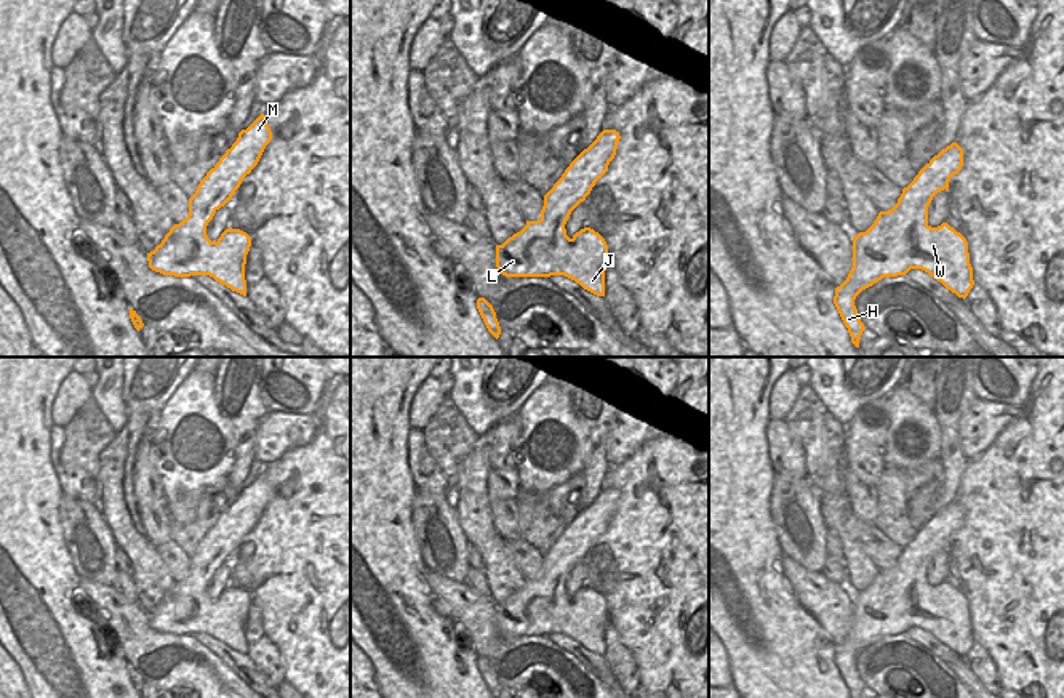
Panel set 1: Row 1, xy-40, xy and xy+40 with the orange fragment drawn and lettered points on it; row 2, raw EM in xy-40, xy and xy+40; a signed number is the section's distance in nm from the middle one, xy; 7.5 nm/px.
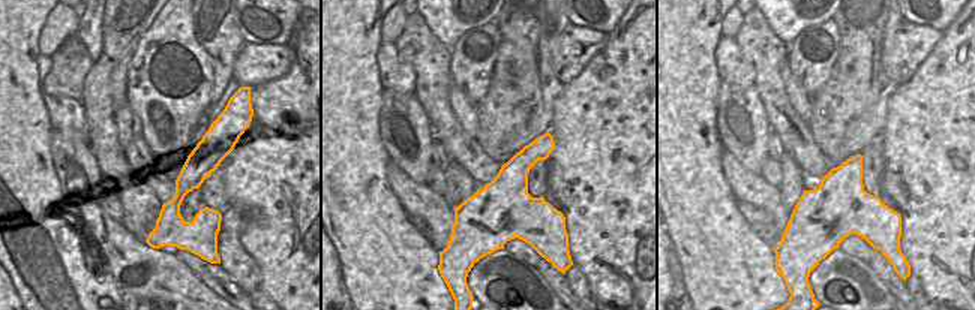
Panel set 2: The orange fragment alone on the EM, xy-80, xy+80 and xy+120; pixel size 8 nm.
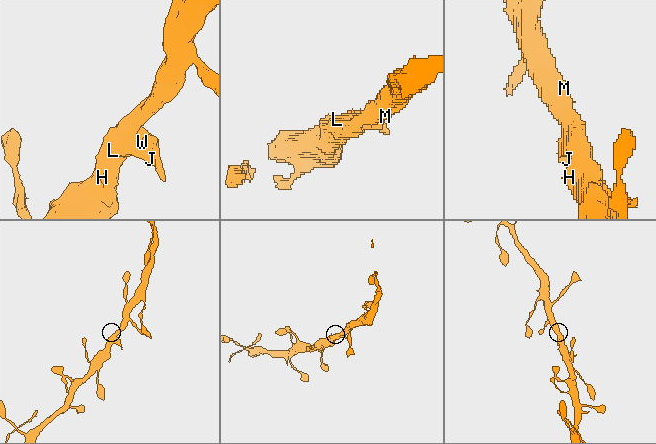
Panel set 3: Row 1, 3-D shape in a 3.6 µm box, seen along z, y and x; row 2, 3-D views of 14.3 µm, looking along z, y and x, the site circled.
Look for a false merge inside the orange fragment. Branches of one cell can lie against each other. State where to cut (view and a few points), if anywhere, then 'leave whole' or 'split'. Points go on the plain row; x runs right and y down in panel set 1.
cut none; leave whole

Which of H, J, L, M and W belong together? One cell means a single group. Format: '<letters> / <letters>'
H J L M W

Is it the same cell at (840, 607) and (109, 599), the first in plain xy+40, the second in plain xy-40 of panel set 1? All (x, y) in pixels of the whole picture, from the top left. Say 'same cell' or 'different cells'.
same cell

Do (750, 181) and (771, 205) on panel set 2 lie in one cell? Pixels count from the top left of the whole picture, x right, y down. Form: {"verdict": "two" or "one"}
{"verdict": "one"}

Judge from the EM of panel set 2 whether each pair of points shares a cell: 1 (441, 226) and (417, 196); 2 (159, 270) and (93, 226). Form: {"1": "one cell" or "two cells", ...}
{"1": "one cell", "2": "one cell"}

